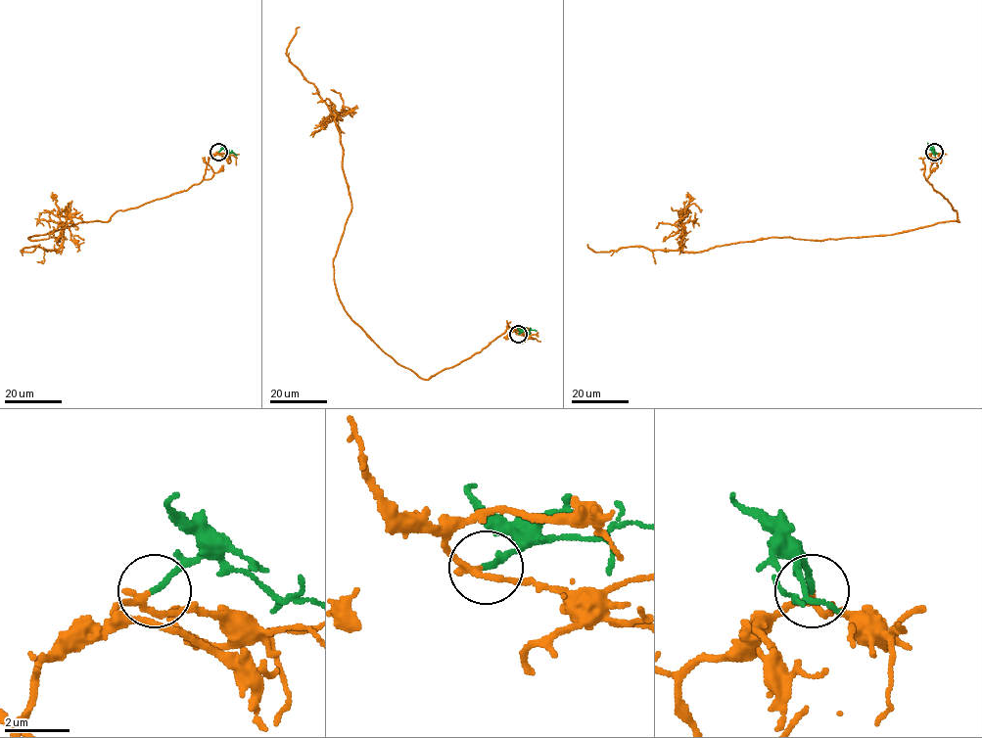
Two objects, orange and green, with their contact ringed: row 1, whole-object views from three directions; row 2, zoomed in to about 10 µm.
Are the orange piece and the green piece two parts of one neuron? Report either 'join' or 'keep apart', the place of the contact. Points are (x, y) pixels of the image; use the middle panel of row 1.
join; place (518, 334)

